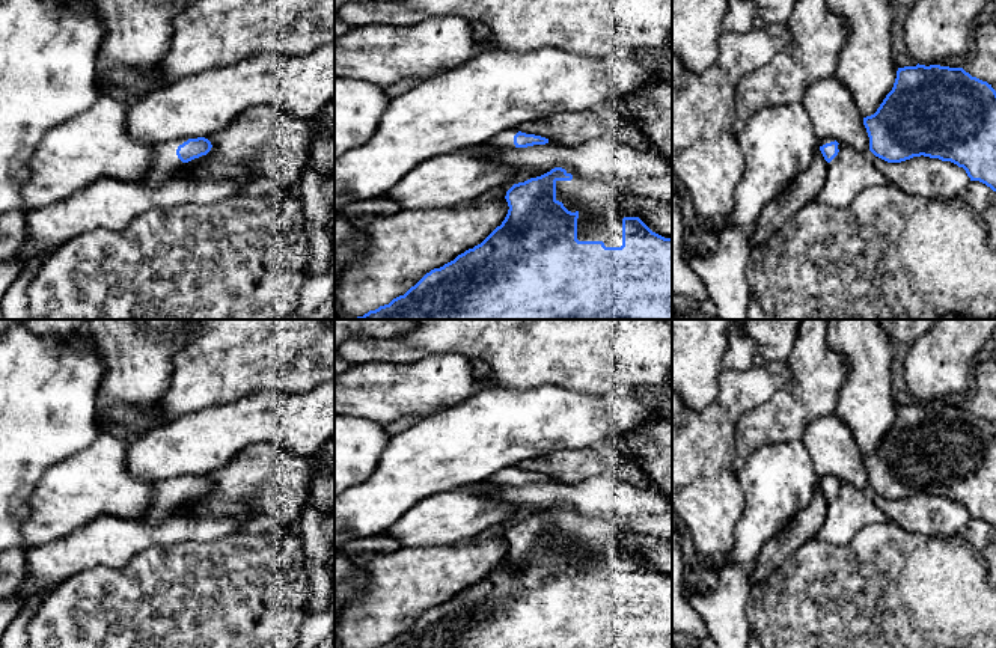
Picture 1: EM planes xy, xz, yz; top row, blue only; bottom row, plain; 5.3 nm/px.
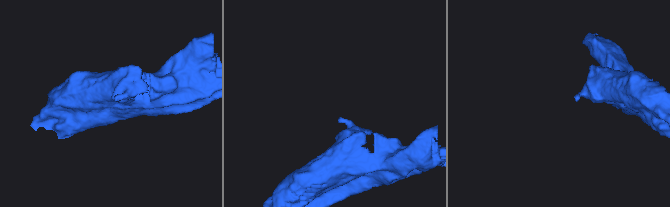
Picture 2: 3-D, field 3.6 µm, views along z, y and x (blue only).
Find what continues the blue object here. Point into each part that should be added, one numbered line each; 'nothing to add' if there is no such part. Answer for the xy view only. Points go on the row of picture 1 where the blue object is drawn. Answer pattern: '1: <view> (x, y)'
1: xy (166, 160)

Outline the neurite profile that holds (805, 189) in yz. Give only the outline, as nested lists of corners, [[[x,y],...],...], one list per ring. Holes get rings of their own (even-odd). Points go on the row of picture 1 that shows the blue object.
[[[820,148],[814,151],[811,164],[759,214],[750,238],[758,246],[774,235],[797,211],[817,200],[826,182],[827,161]]]

